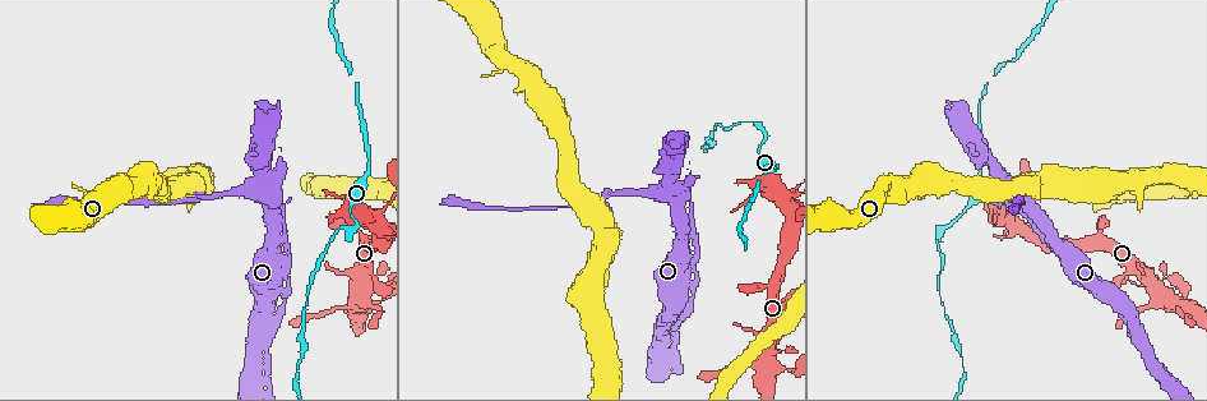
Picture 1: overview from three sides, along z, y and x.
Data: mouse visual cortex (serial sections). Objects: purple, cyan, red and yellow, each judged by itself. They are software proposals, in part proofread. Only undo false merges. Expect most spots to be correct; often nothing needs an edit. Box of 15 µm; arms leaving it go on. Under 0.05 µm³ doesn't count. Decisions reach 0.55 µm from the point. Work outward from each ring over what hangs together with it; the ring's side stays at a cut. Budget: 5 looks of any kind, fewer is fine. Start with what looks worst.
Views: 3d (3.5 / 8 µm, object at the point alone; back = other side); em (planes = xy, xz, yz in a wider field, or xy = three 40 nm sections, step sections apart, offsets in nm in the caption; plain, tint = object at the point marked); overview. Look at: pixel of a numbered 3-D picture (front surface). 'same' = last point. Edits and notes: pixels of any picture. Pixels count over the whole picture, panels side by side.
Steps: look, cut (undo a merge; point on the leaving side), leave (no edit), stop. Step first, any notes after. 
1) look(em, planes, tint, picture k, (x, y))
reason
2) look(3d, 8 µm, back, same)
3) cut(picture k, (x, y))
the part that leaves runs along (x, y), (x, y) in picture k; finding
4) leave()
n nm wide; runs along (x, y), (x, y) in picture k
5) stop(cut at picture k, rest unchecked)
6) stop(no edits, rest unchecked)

look(3d, 8 µm, back, picture 1, (369, 165))

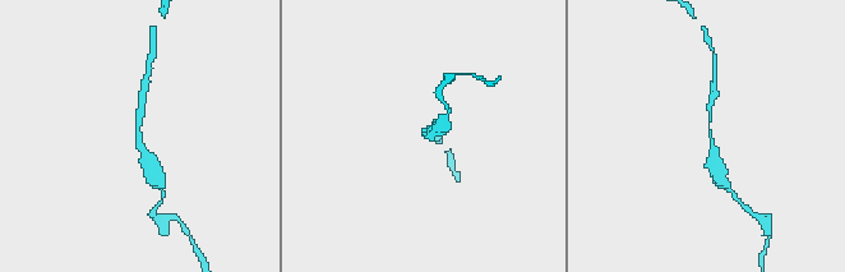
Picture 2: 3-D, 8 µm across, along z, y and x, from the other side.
look(em, xy, step 5, tint, picture 2, (137, 135))
arms of 150, 350 nm

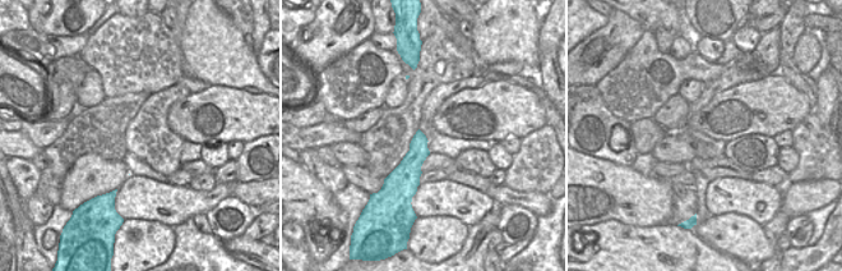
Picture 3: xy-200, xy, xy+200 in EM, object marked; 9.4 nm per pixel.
leave()
180 nm wide; runs along (155, 171), (139, 146), (143, 100) in picture 2; all the same cell

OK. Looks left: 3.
look(3d, 3.5 µm, picture 1, (278, 220))
three arms meet

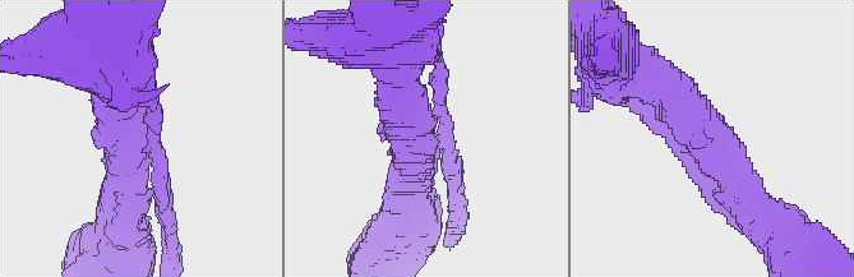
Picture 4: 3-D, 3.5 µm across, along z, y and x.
look(em, planes, tint, picture 4, (692, 145))
3 arms; arms of 200, 500, 600 nm

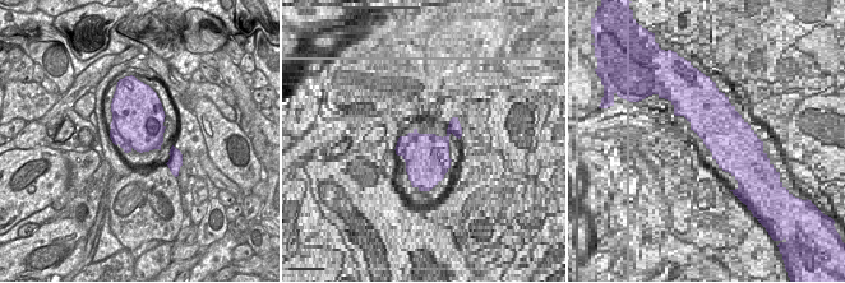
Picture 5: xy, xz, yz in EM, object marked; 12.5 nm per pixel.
leave()
runs along (758, 208), (670, 91), (644, 75) in picture 4; all the same cell

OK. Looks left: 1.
stop(no edits, rest unchecked)

